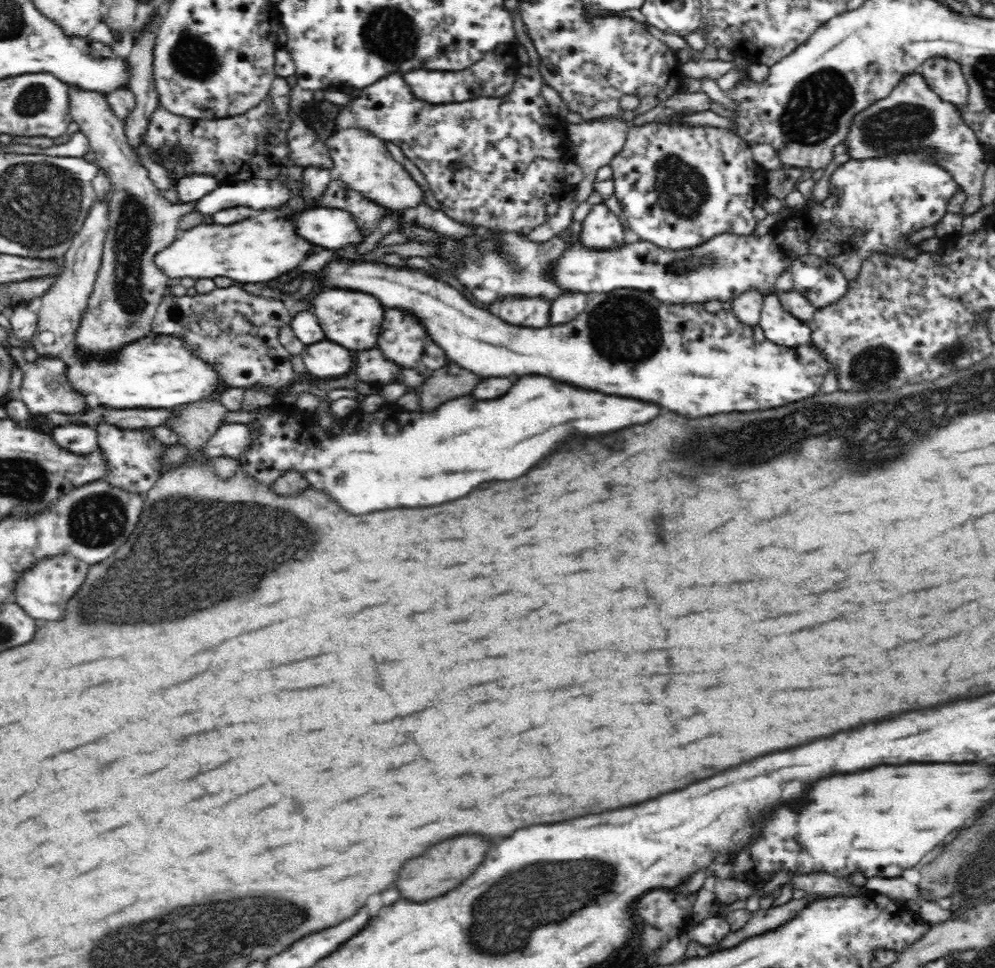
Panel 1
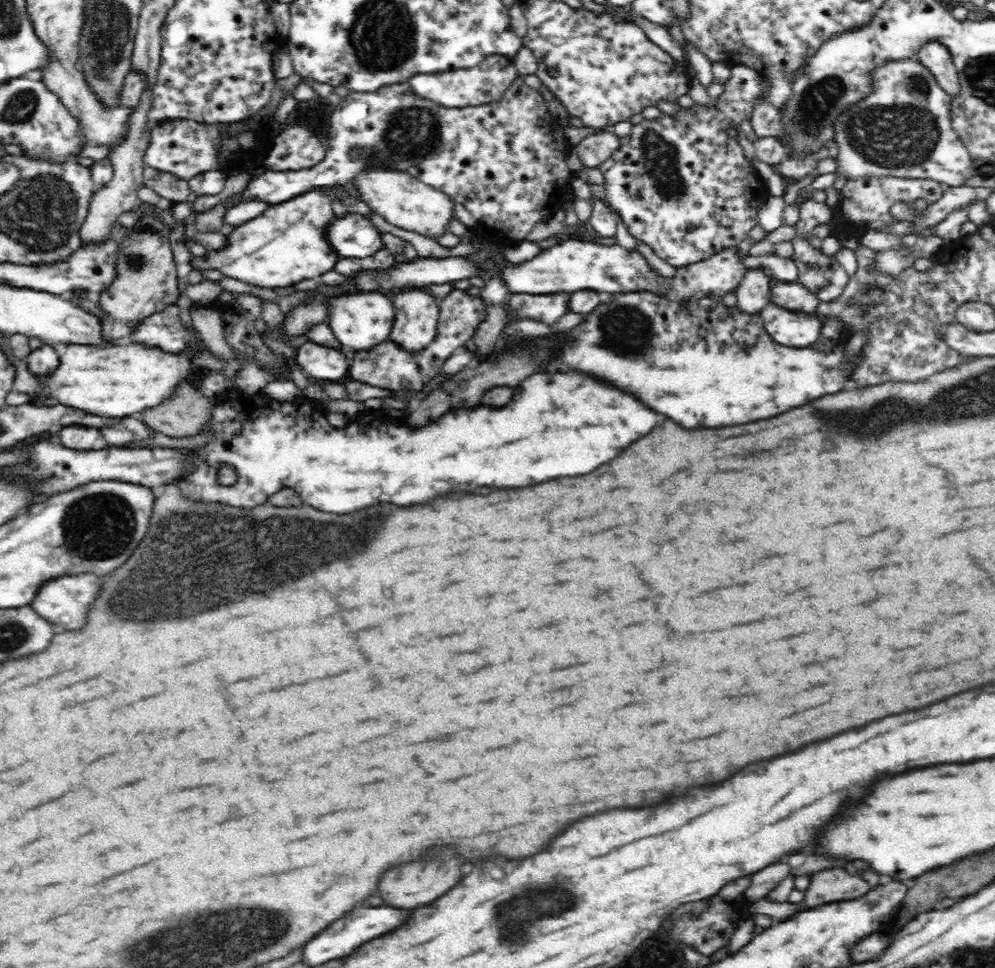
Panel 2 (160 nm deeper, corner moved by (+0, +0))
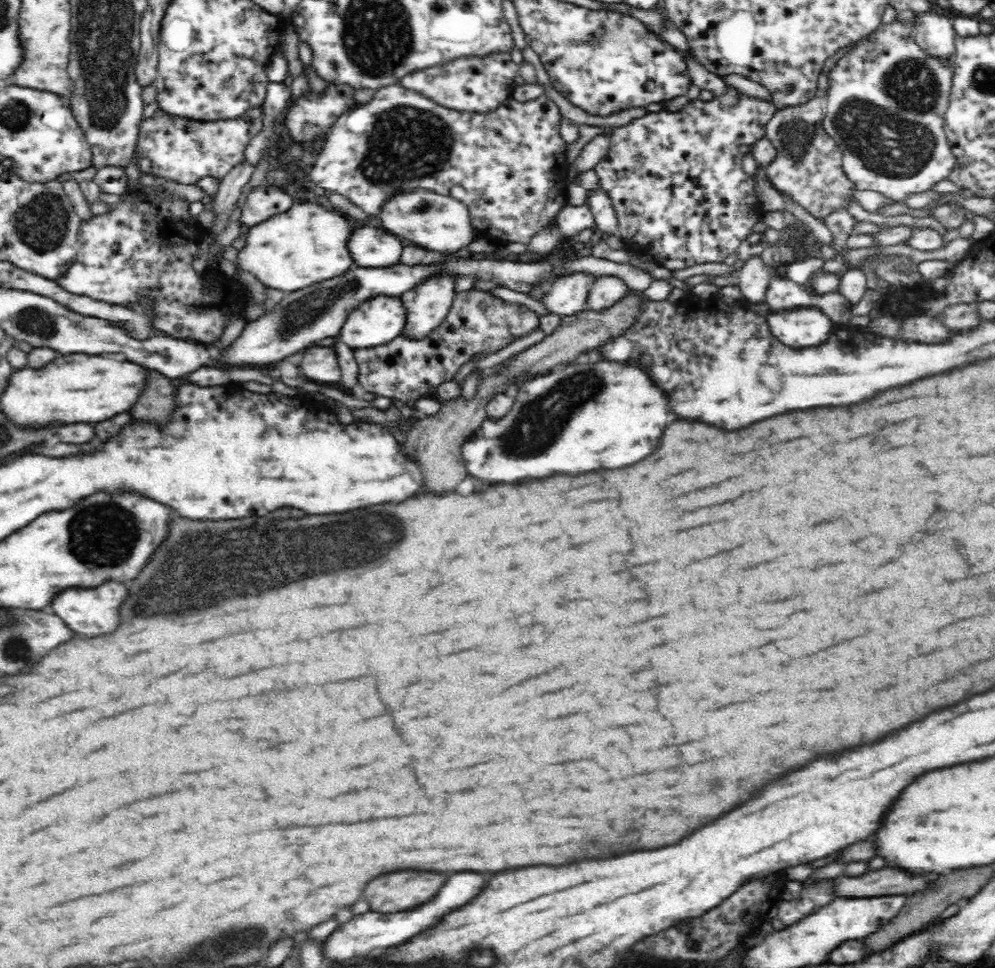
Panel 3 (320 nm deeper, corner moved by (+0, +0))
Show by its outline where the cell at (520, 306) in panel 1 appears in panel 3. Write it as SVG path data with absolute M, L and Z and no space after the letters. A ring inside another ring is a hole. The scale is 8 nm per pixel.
M575 272L572 276L558 278L541 301L551 314L558 316L567 317L586 311L589 290L595 281L591 276L586 272Z

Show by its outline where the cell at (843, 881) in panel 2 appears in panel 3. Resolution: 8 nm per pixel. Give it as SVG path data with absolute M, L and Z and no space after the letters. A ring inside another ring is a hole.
M884 868L878 872L866 872L858 878L840 876L834 880L836 894L846 898L870 898L870 896L907 896L915 895L910 892L924 892L933 886L937 878L928 880L928 876L906 876L906 872L898 872L892 868ZM922 888L922 890L918 890Z

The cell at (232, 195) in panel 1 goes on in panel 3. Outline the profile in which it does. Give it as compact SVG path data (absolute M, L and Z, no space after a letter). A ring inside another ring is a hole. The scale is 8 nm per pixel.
M386 86L376 90L374 98L370 104L361 104L350 112L338 116L335 120L334 126L330 130L330 134L324 141L322 152L317 154L316 162L313 167L308 167L309 174L300 180L300 184L304 184L305 188L311 189L313 186L319 186L326 190L331 190L346 196L349 202L360 207L364 213L379 217L381 208L384 207L387 200L392 200L398 194L408 194L408 191L415 190L415 188L426 189L441 196L452 196L455 200L462 202L469 208L471 216L471 224L476 230L500 230L502 238L506 242L518 242L518 244L527 245L536 234L546 228L553 228L557 226L557 218L560 211L566 207L567 201L564 198L565 190L570 182L566 180L567 167L569 163L566 161L566 141L562 139L560 133L561 120L563 116L559 111L559 107L548 97L542 95L536 100L529 102L516 102L512 97L509 98L508 104L502 104L494 112L487 113L473 113L460 112L452 110L434 103L432 100L426 98L414 90L406 90L402 86Z

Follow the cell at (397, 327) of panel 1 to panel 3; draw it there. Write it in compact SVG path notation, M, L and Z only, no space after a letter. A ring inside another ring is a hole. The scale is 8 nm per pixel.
M436 272L400 296L408 312L403 334L424 339L442 324L458 292L455 280L449 272Z

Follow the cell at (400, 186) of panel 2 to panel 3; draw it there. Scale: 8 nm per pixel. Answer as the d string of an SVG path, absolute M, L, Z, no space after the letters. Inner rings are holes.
M422 189L408 191L408 194L398 194L392 200L387 200L379 212L382 229L400 237L405 243L412 243L428 250L436 250L442 254L451 254L466 248L480 235L471 224L469 208L452 196Z

